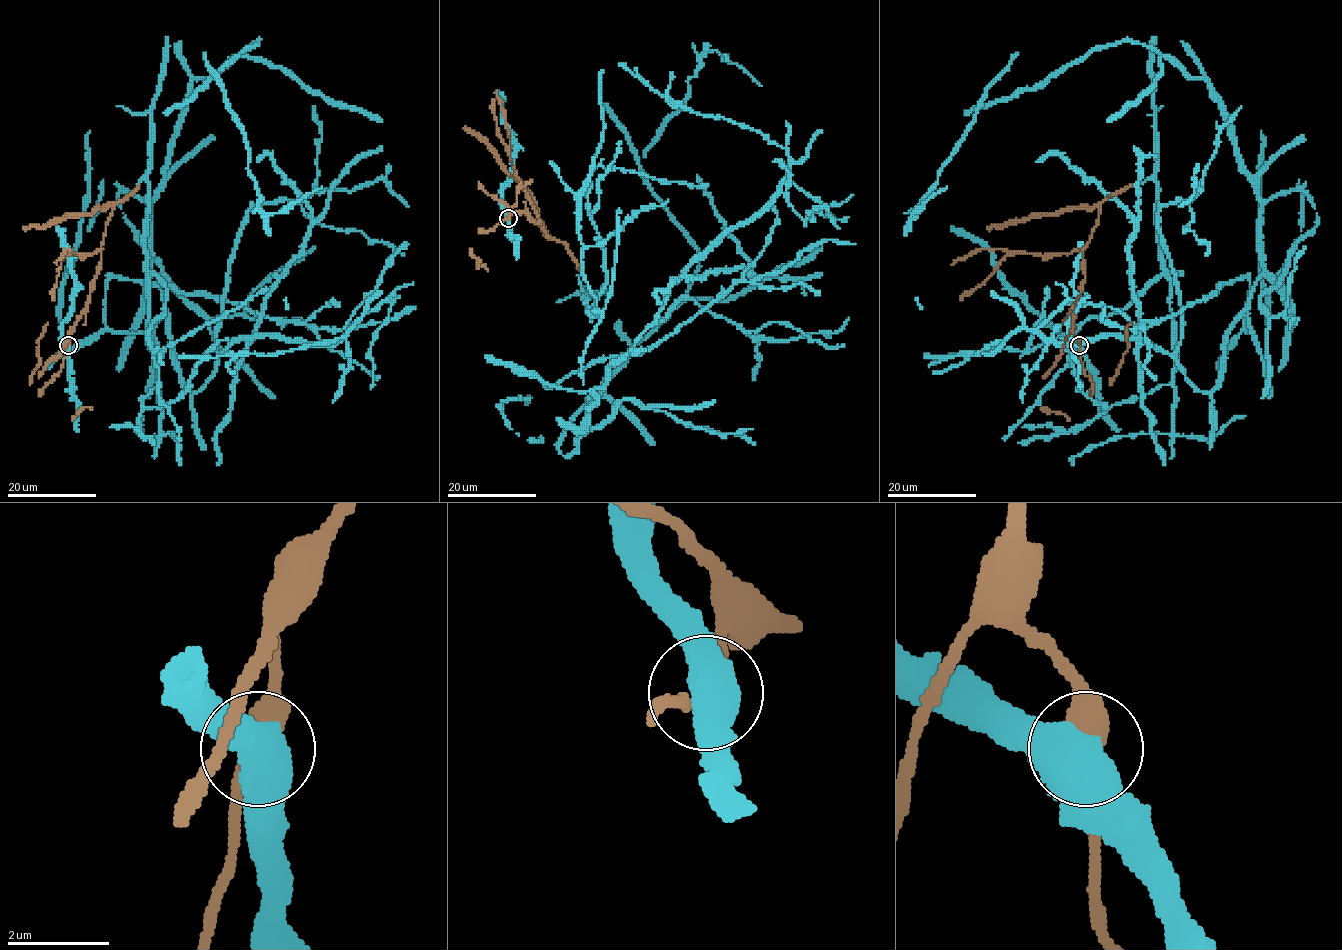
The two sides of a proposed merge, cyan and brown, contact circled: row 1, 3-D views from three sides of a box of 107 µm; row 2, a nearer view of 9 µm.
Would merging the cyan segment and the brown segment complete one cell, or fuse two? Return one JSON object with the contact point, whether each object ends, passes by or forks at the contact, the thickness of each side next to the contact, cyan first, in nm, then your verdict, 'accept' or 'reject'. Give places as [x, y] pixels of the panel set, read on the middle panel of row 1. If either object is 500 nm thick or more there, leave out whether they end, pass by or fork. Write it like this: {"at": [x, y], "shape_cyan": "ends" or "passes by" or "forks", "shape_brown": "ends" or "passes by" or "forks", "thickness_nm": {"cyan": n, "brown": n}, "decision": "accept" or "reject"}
{"at": [508, 218], "thickness_nm": {"cyan": 550, "brown": 400}, "decision": "accept"}

